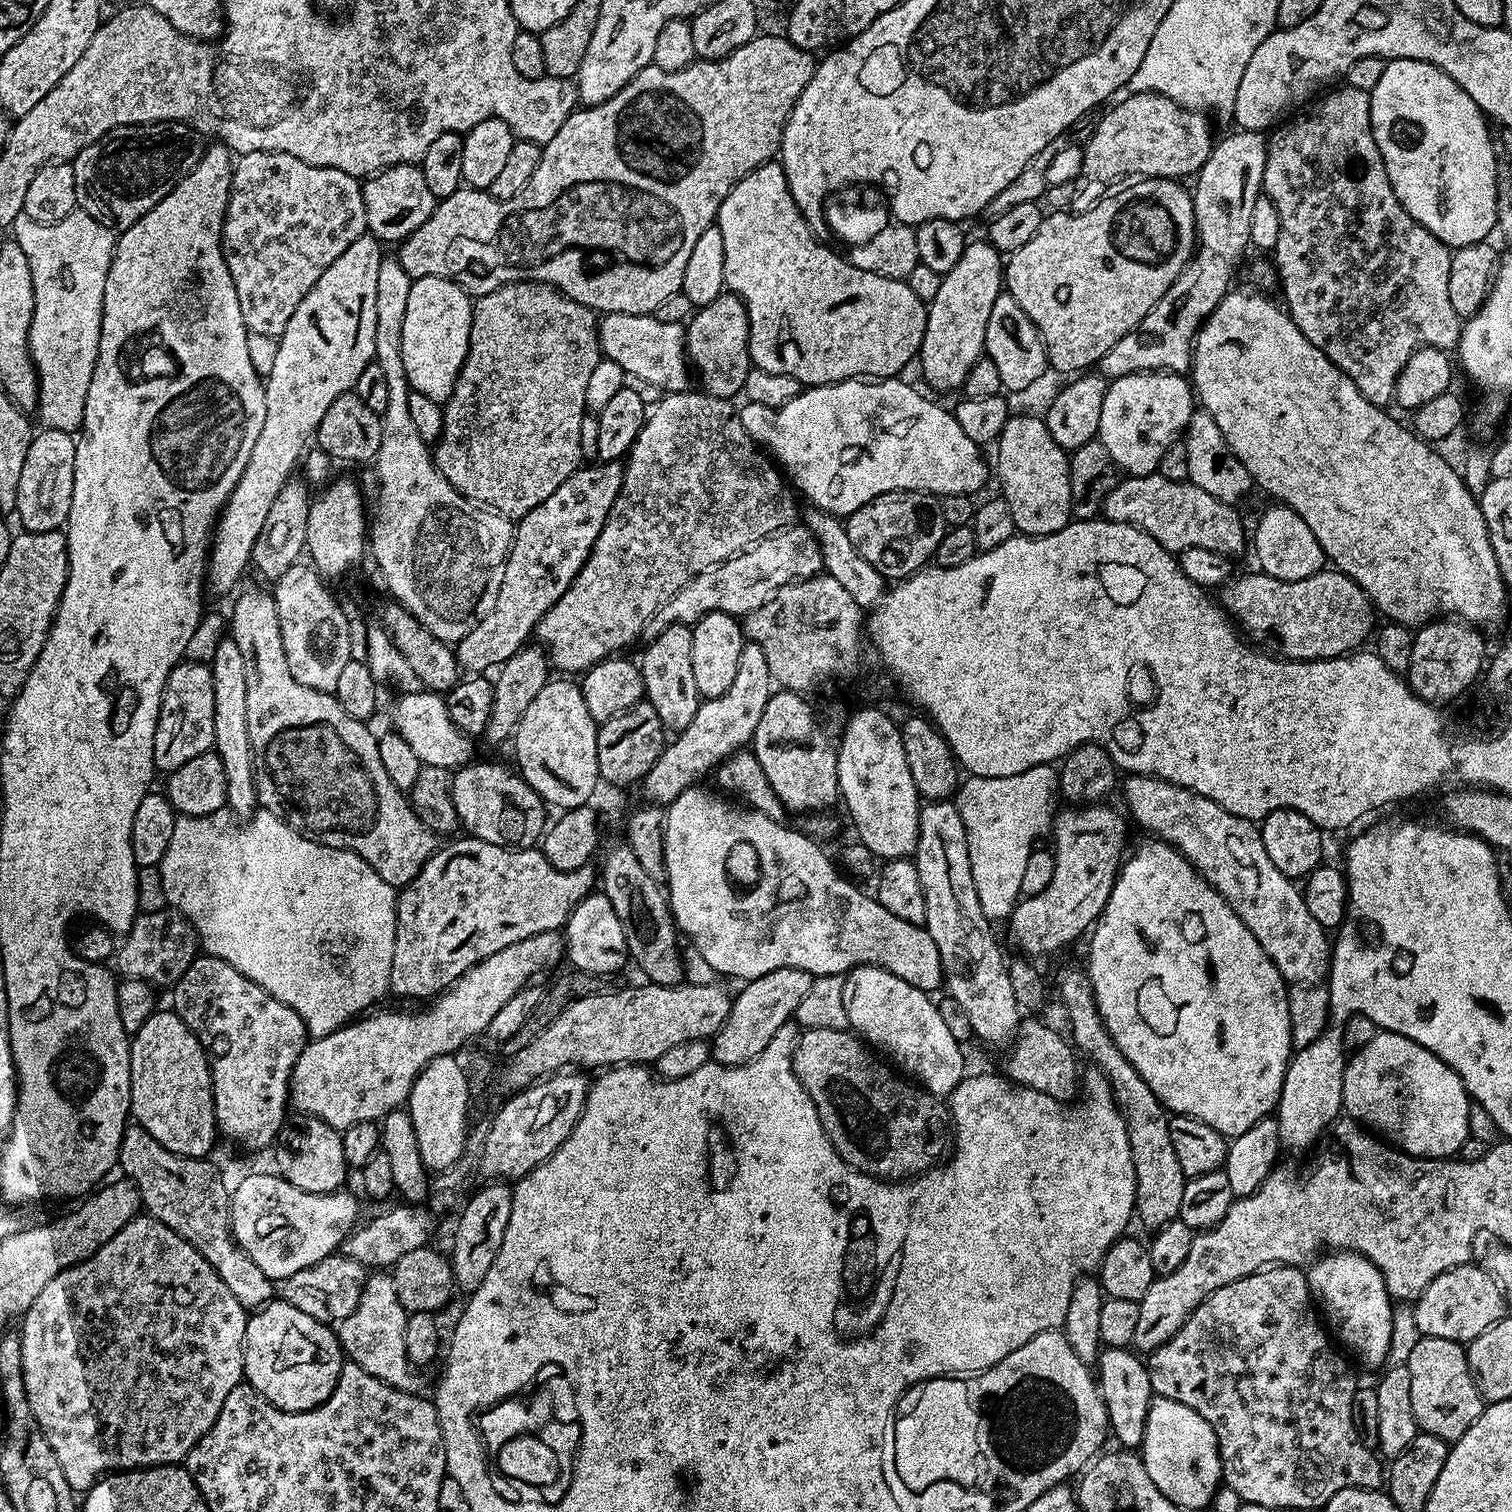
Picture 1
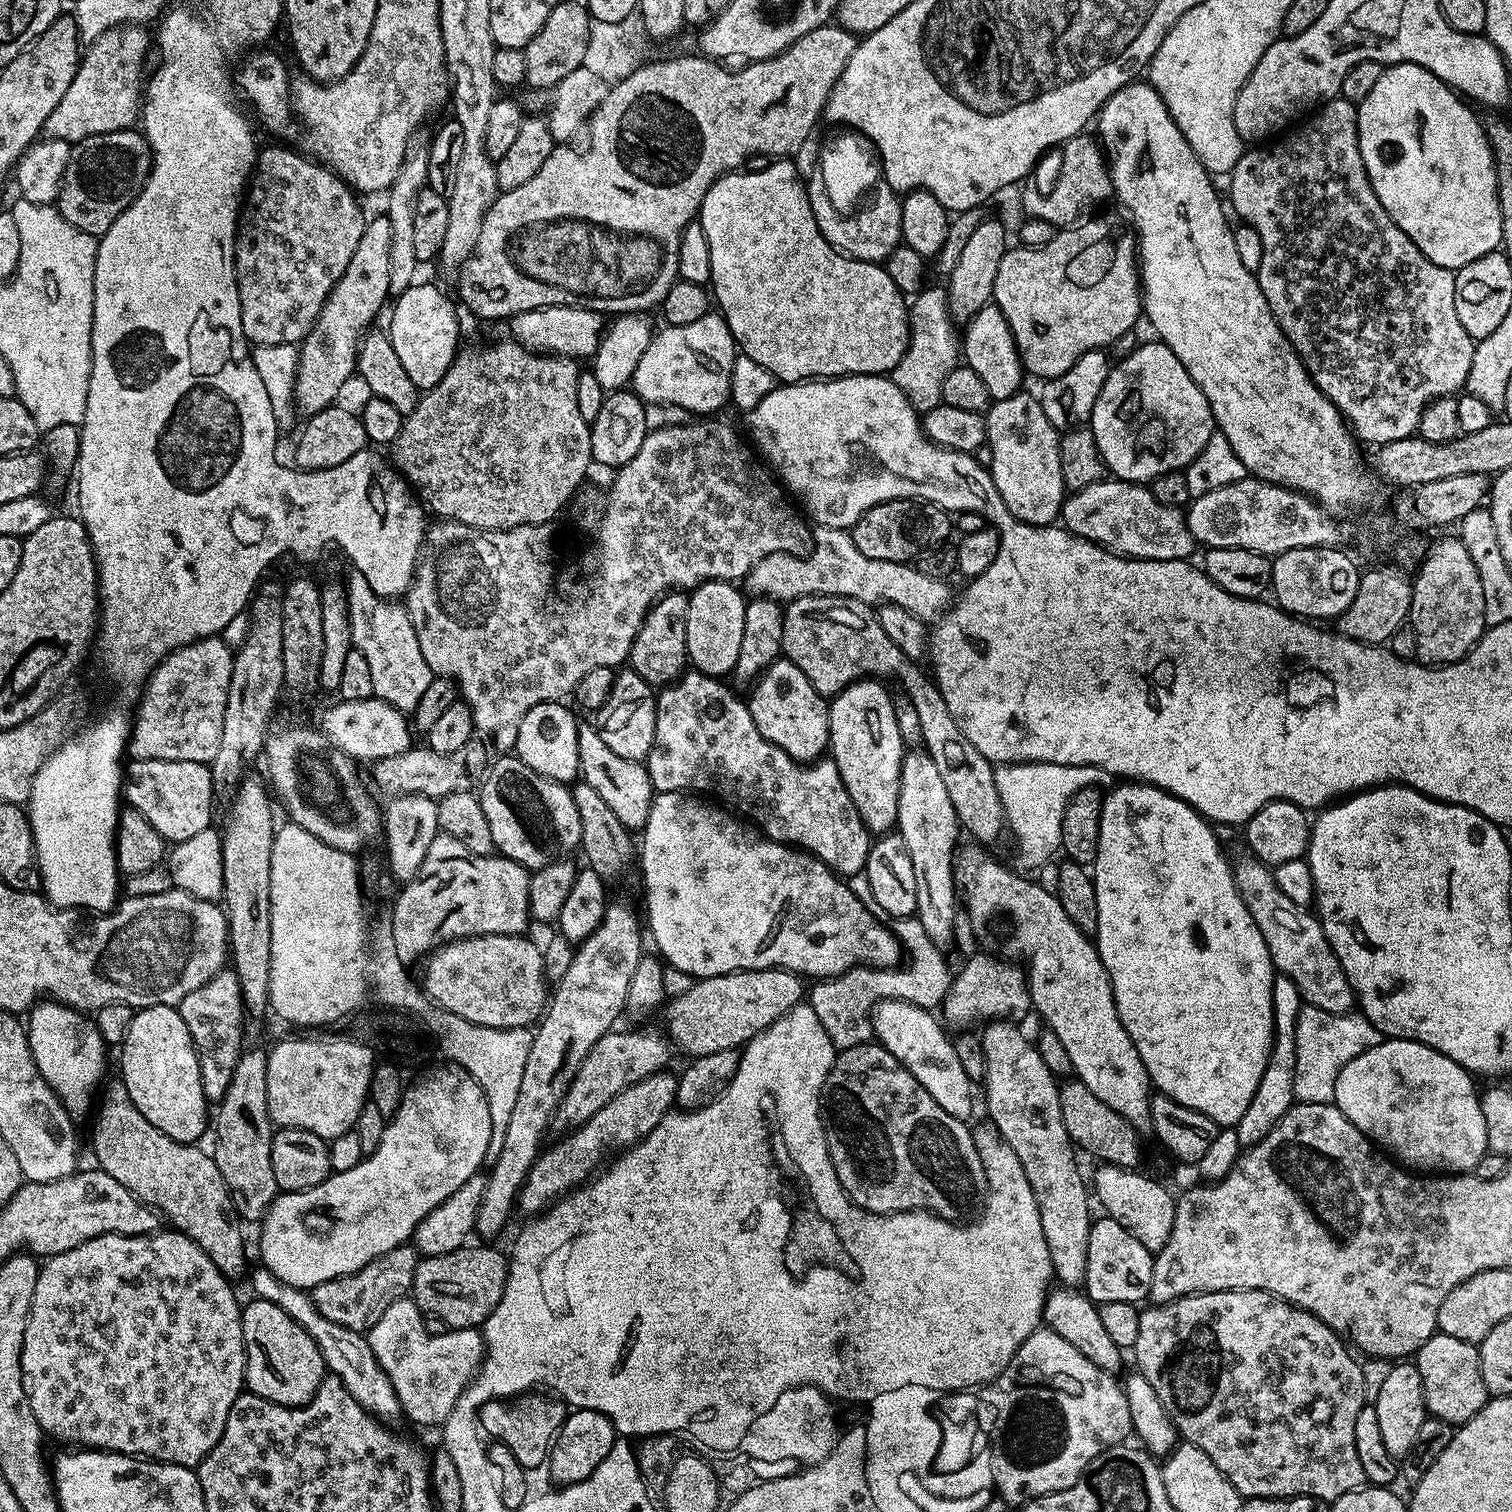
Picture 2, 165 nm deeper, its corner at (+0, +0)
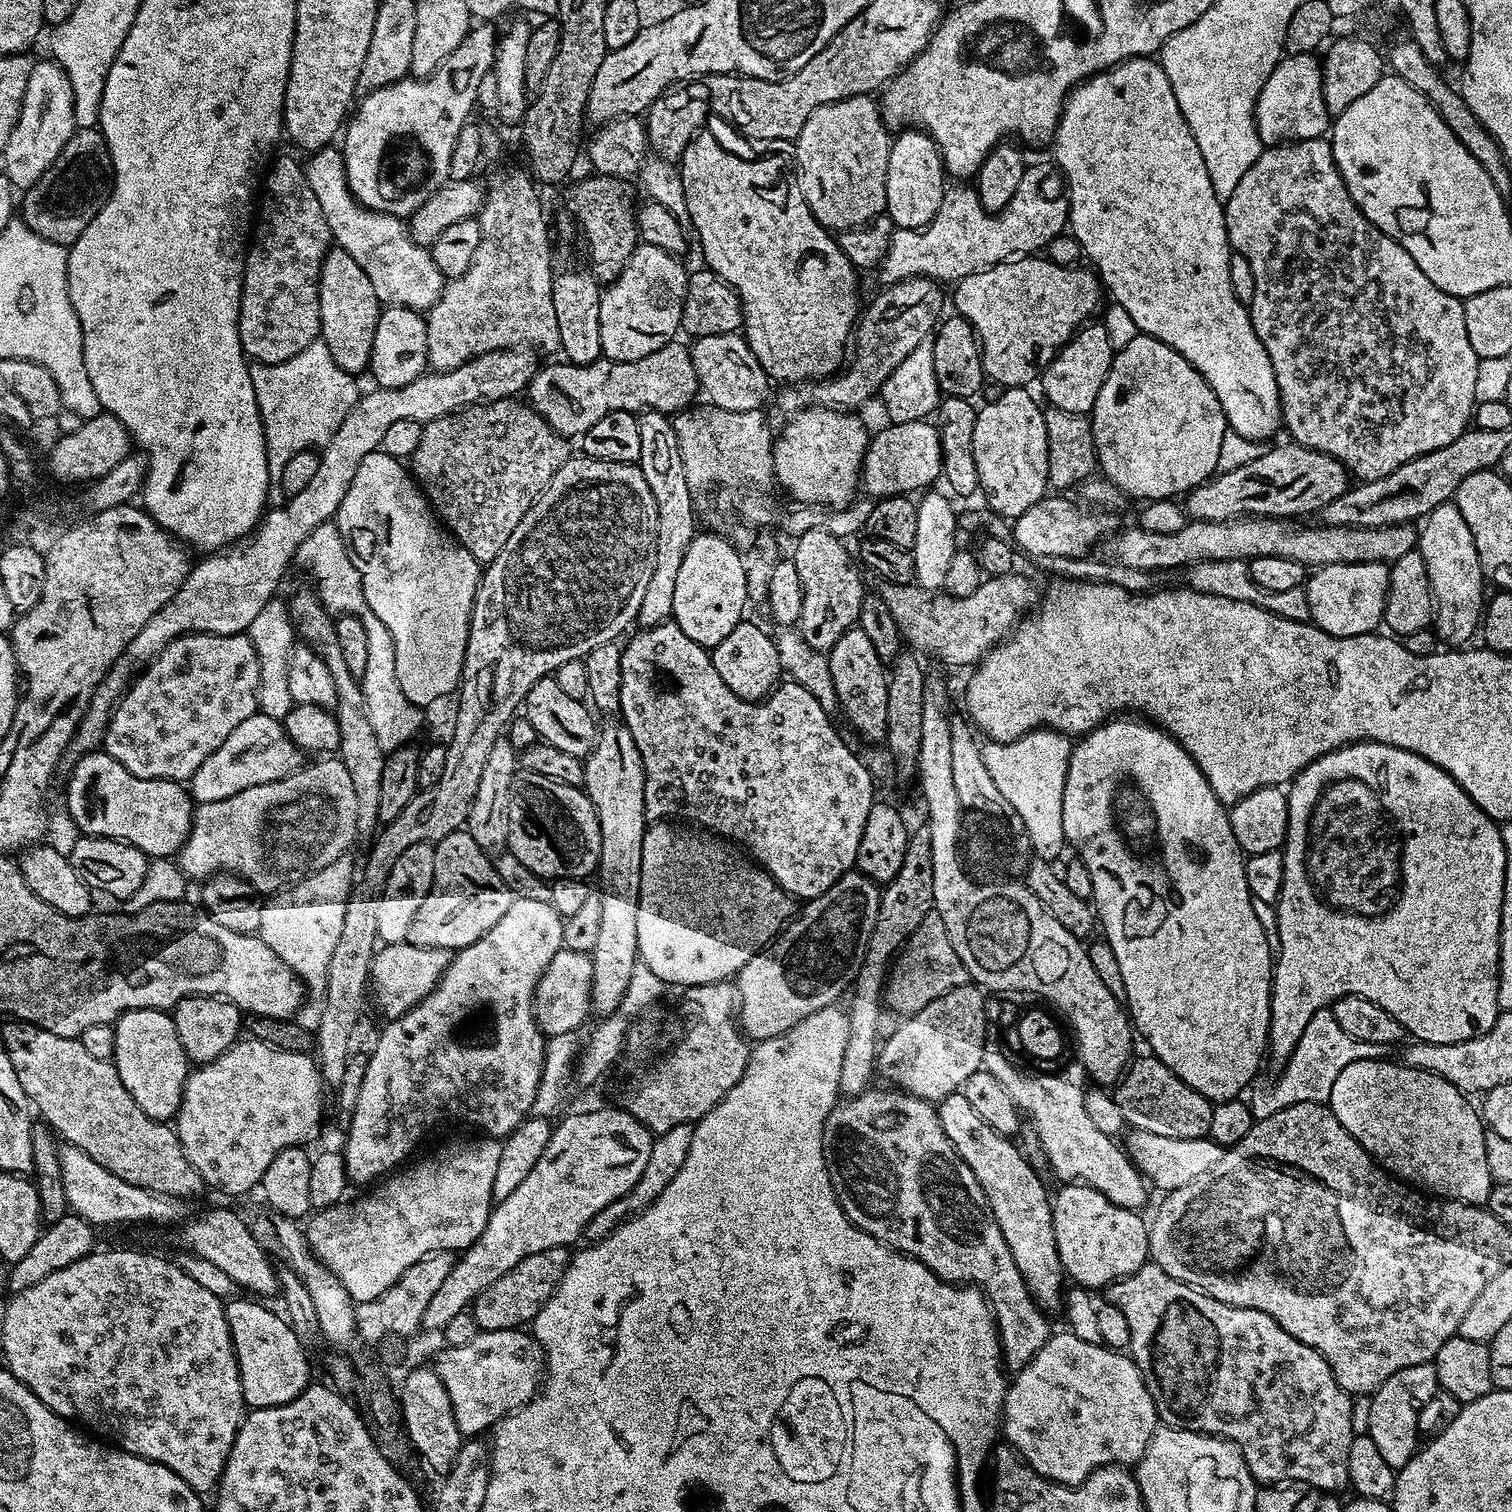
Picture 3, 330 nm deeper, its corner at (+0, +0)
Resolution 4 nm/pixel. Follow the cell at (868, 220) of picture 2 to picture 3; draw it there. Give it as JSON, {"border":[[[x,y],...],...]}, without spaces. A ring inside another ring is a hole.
{"border":[[[871,95],[851,96],[833,104],[824,104],[802,126],[796,135],[796,160],[794,171],[796,181],[802,190],[802,198],[806,198],[806,206],[810,206],[810,214],[823,228],[833,234],[839,234],[851,228],[861,228],[870,223],[875,216],[883,216],[886,212],[886,166],[890,158],[892,140],[884,127],[881,109]]]}

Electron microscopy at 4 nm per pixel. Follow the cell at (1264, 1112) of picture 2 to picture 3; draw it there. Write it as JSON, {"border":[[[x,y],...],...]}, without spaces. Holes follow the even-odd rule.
{"border":[[[1357,742],[1355,744],[1348,744],[1344,748],[1335,748],[1332,752],[1326,753],[1324,756],[1319,756],[1317,760],[1310,762],[1310,766],[1306,766],[1290,781],[1286,791],[1288,793],[1288,825],[1286,826],[1286,838],[1284,839],[1282,849],[1284,853],[1284,877],[1282,878],[1280,901],[1274,906],[1274,912],[1276,912],[1276,936],[1280,939],[1280,948],[1278,944],[1278,955],[1275,957],[1272,971],[1271,1012],[1267,1047],[1267,1051],[1270,1053],[1270,1060],[1272,1056],[1272,1060],[1277,1066],[1287,1064],[1288,1059],[1293,1054],[1298,1040],[1302,1038],[1302,1033],[1306,1030],[1306,1025],[1310,1022],[1310,1018],[1313,1014],[1327,1009],[1333,1000],[1337,1000],[1343,996],[1361,996],[1370,1002],[1374,1002],[1374,1006],[1386,1010],[1386,1014],[1390,1014],[1390,1018],[1394,1018],[1400,1023],[1405,1033],[1407,1033],[1409,1037],[1412,1036],[1412,1038],[1415,1038],[1417,1041],[1425,1040],[1431,1044],[1466,1042],[1467,1040],[1473,1040],[1475,1036],[1486,1034],[1492,1029],[1498,1015],[1496,986],[1498,983],[1498,969],[1500,967],[1500,915],[1502,914],[1502,902],[1504,901],[1505,870],[1504,838],[1497,821],[1491,820],[1490,817],[1464,793],[1462,786],[1458,786],[1458,782],[1454,782],[1454,778],[1450,778],[1448,772],[1438,766],[1434,766],[1434,762],[1422,758],[1417,752],[1407,752],[1393,744]]]}

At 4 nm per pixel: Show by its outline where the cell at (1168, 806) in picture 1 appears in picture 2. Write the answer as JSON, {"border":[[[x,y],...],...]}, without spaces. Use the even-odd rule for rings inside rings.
{"border":[[[1255,858],[1247,859],[1235,865],[1236,885],[1242,894],[1242,902],[1246,902],[1246,910],[1250,910],[1250,918],[1254,918],[1254,926],[1258,926],[1258,930],[1262,930],[1262,938],[1266,938],[1273,969],[1294,982],[1304,1004],[1330,1014],[1353,1011],[1356,994],[1319,919],[1311,911],[1294,906],[1294,902],[1290,902],[1290,898],[1278,890],[1278,884],[1272,877],[1273,869],[1269,865]]]}

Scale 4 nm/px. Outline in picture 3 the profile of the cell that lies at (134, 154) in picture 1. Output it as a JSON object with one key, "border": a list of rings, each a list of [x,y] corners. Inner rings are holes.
{"border":[[[83,128],[73,132],[72,141],[64,148],[62,160],[65,164],[60,177],[37,200],[32,200],[25,206],[22,219],[29,230],[42,239],[56,245],[71,246],[78,238],[82,238],[82,234],[92,225],[94,218],[98,218],[100,211],[108,205],[108,199],[112,196],[112,186],[116,182],[116,172],[112,169],[112,159],[104,135],[96,128]]]}

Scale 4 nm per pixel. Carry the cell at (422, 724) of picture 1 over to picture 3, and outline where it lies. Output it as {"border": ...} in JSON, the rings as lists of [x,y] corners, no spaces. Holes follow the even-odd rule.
{"border":[[[257,711],[256,715],[230,730],[230,738],[226,738],[226,742],[222,742],[222,746],[218,746],[218,750],[214,750],[214,754],[210,754],[194,770],[186,787],[197,805],[222,802],[242,790],[250,790],[250,786],[288,776],[299,769],[305,760],[305,753],[288,737],[283,723]]]}

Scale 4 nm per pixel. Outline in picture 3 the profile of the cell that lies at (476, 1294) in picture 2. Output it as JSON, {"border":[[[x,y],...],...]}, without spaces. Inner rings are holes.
{"border":[[[567,1247],[551,1248],[549,1252],[539,1252],[522,1258],[518,1266],[514,1266],[506,1274],[502,1274],[502,1278],[486,1286],[472,1301],[470,1311],[476,1320],[477,1329],[493,1332],[503,1328],[519,1329],[527,1325],[536,1316],[541,1305],[552,1296],[569,1259],[570,1252]]]}

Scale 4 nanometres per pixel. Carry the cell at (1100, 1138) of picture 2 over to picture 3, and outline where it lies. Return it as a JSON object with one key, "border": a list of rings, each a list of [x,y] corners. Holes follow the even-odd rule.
{"border":[[[1132,1130],[1127,1133],[1127,1138],[1126,1151],[1133,1166],[1153,1189],[1161,1188],[1164,1194],[1182,1190],[1182,1186],[1190,1186],[1190,1182],[1201,1180],[1224,1160],[1225,1149],[1207,1136],[1165,1138],[1162,1134],[1150,1134],[1150,1130]]]}

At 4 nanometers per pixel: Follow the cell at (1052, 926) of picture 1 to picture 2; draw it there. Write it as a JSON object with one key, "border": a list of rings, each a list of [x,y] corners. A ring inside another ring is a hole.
{"border":[[[977,951],[977,956],[972,956],[964,964],[961,972],[955,973],[952,981],[952,989],[948,992],[948,997],[944,999],[942,1005],[942,1020],[949,1029],[968,1030],[975,1020],[984,1020],[983,1022],[1021,1022],[1028,1016],[1028,1012],[1033,1011],[1032,995],[1028,993],[1028,981],[1023,967],[1015,968],[1015,963],[1009,962],[1004,958],[997,958],[987,951]]]}

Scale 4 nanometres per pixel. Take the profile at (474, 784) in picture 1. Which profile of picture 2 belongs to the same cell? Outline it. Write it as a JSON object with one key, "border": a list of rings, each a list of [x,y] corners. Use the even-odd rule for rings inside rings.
{"border":[[[516,755],[501,756],[504,756],[501,760],[491,761],[478,788],[482,814],[486,816],[486,823],[490,826],[490,835],[496,843],[496,852],[529,870],[553,864],[565,854],[572,854],[568,852],[575,853],[582,838],[582,822],[578,814],[578,806],[574,806],[571,791],[557,780],[551,780],[530,770],[530,766],[523,764]]]}

